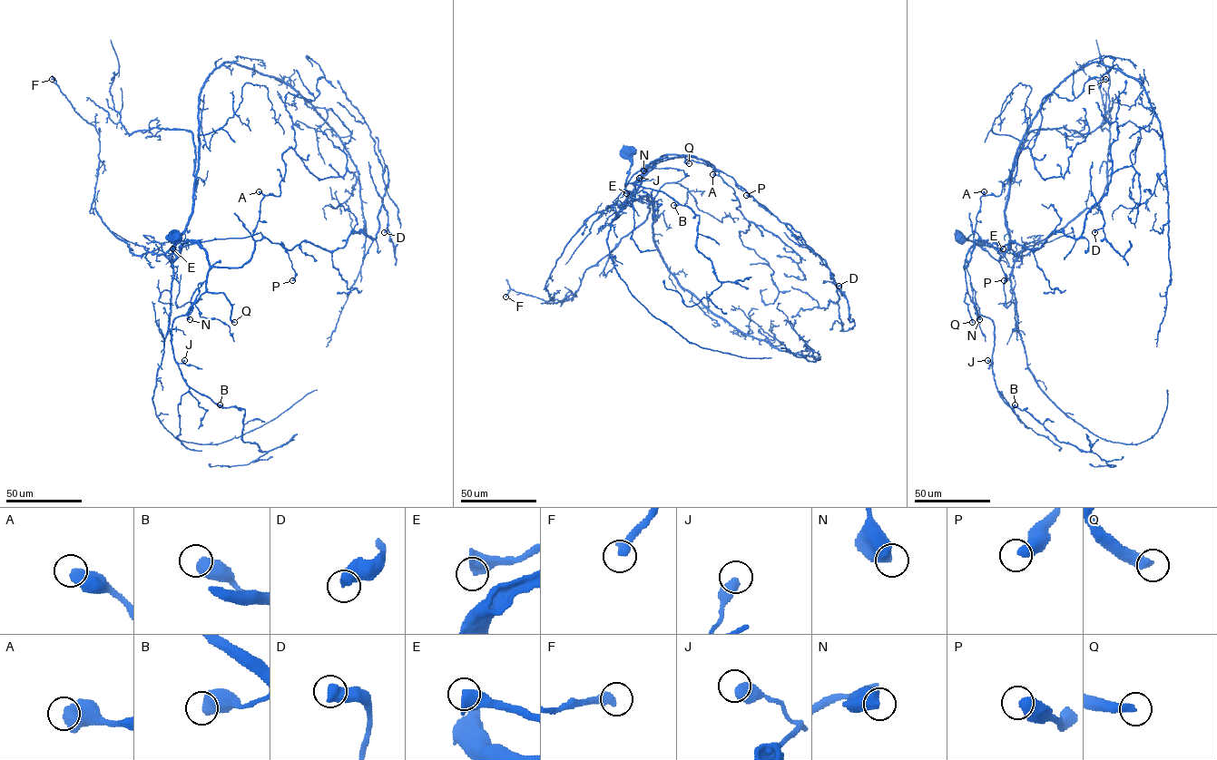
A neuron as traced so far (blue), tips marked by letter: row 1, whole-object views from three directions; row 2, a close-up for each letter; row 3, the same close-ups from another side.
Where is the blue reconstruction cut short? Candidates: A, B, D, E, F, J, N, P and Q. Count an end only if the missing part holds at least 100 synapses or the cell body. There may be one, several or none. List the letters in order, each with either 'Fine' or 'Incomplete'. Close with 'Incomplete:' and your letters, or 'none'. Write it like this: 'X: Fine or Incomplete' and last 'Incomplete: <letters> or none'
A: Fine
B: Fine
D: Fine
E: Incomplete
F: Fine
J: Fine
N: Fine
P: Fine
Q: Incomplete
Incomplete: E, Q

